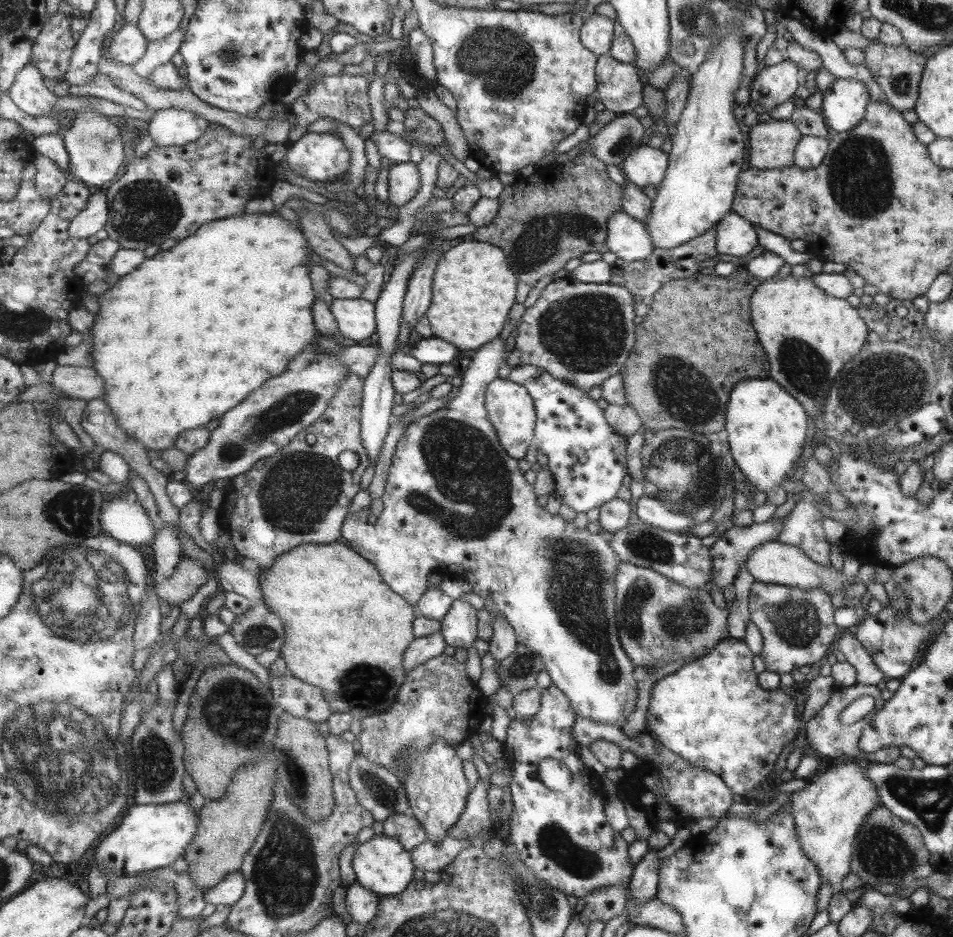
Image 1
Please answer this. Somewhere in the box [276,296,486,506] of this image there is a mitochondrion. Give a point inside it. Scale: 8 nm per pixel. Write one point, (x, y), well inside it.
(320, 354)

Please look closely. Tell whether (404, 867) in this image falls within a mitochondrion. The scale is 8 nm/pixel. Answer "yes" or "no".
no

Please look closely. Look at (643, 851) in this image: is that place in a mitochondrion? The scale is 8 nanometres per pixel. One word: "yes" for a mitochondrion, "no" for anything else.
no

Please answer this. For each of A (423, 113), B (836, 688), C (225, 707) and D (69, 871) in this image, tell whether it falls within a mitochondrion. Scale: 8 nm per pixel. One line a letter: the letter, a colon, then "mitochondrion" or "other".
A: other
B: other
C: mitochondrion
D: other

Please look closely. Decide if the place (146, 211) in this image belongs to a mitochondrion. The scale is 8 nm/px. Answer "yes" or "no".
yes

